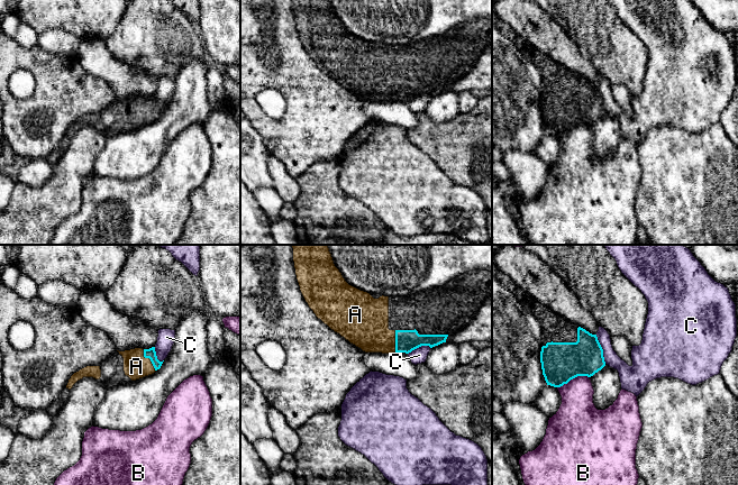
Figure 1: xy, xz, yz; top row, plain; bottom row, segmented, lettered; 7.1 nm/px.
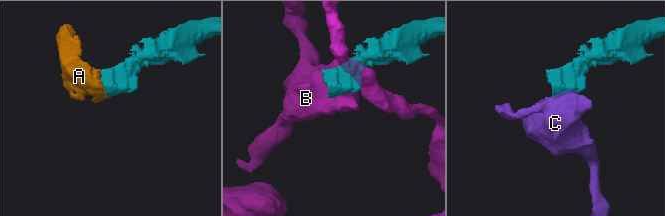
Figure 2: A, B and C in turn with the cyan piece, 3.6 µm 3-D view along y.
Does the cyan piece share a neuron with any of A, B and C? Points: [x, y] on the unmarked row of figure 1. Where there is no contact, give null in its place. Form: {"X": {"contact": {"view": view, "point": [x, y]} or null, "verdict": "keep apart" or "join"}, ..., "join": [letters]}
{"A": {"contact": {"view": "xy", "point": [149, 107]}, "verdict": "join"}, "B": {"contact": {"view": "yz", "point": [573, 126]}, "verdict": "keep apart"}, "C": {"contact": {"view": "yz", "point": [602, 98]}, "verdict": "keep apart"}, "join": ["A"]}

